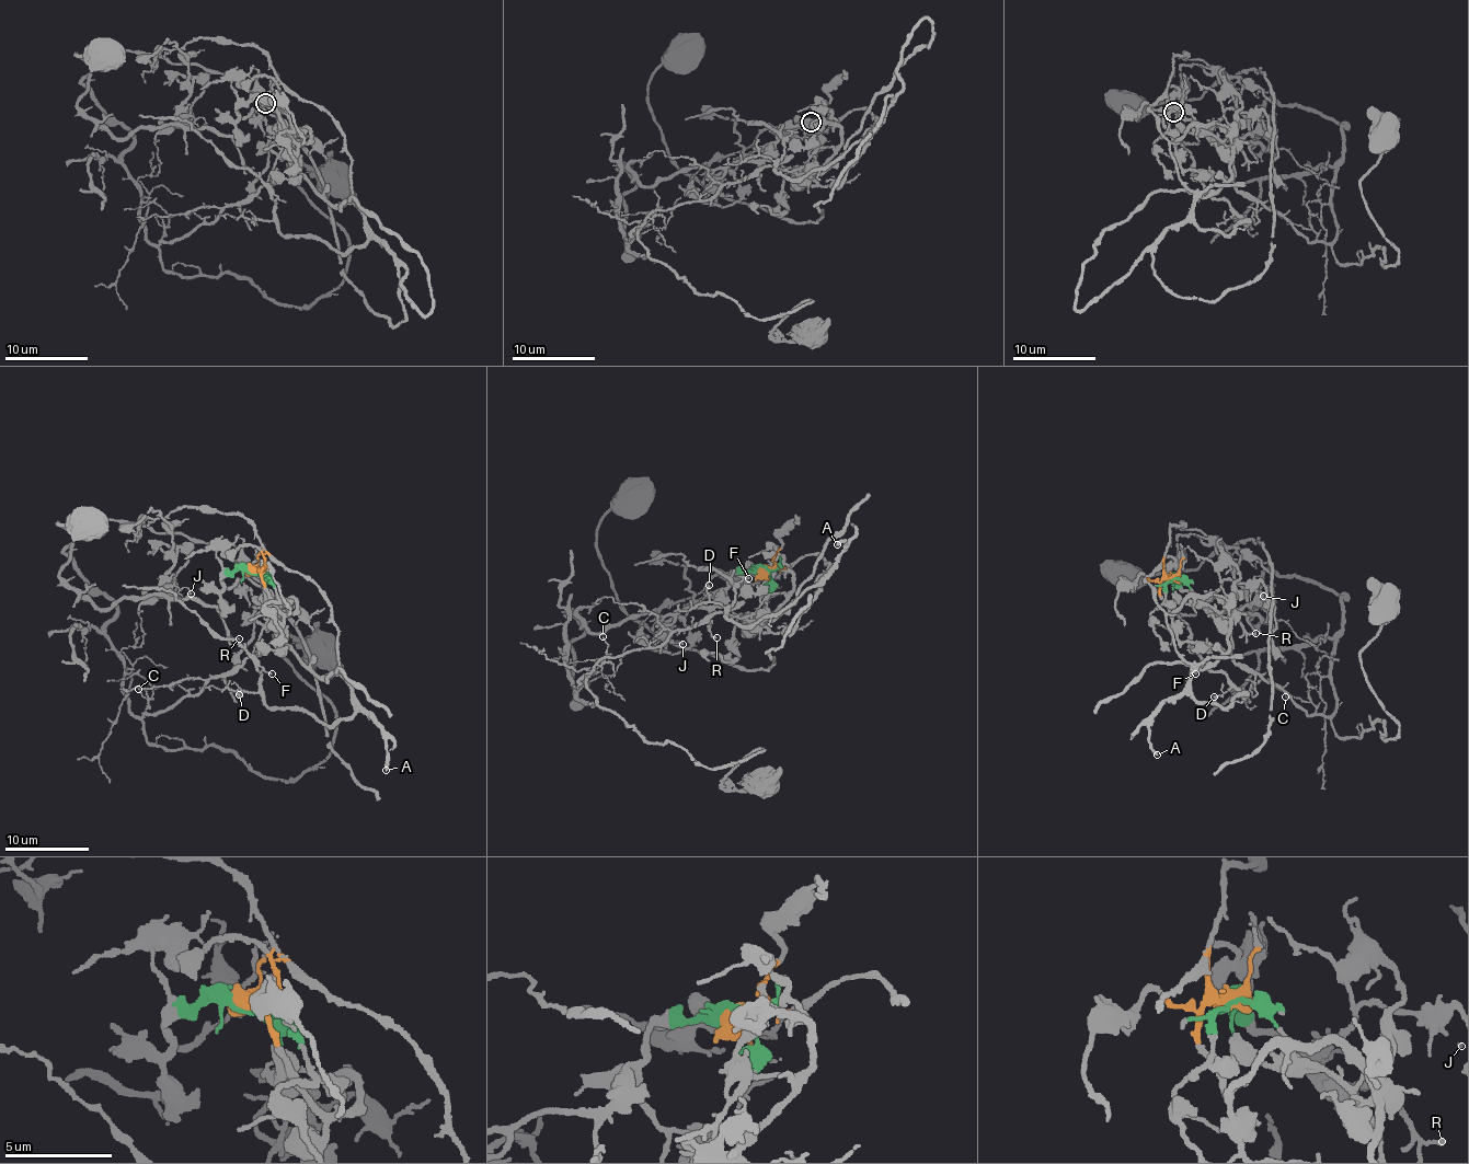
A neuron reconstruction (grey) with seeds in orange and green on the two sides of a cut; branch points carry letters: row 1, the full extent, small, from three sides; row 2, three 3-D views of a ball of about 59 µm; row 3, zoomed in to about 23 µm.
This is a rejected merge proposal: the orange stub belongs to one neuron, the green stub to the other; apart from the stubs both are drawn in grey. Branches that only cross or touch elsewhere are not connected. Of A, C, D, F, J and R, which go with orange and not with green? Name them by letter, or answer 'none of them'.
A, D, F

